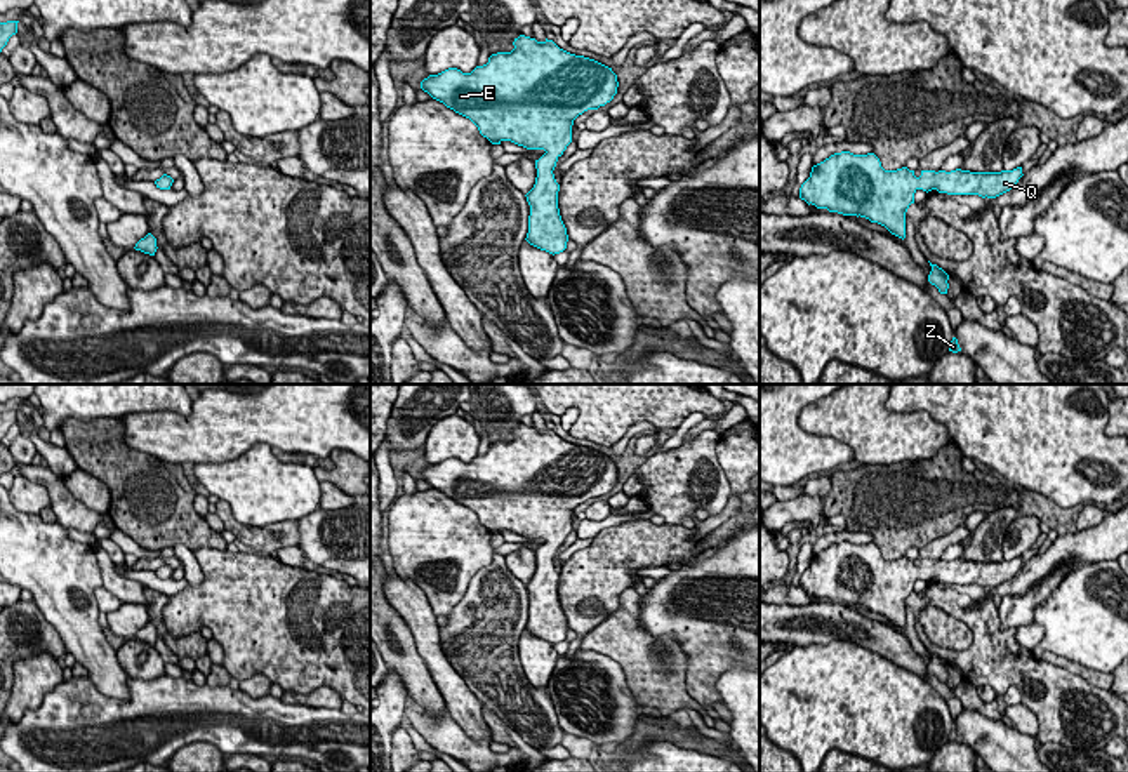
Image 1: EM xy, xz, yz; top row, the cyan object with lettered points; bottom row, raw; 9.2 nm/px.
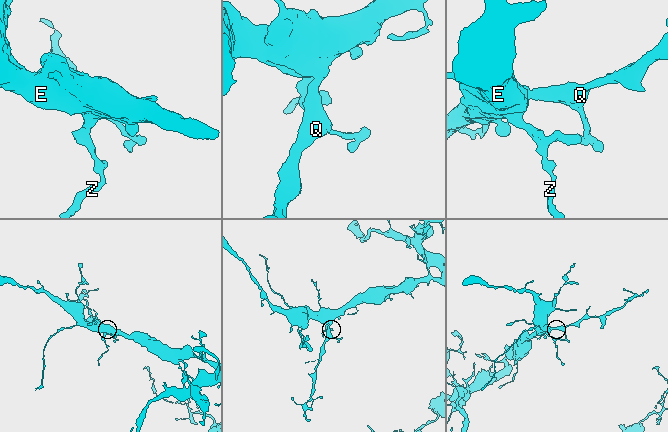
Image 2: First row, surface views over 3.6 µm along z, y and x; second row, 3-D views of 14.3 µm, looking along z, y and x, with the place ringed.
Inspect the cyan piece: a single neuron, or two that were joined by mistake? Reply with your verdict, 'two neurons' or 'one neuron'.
one neuron

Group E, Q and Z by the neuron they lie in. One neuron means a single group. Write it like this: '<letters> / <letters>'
E Q Z

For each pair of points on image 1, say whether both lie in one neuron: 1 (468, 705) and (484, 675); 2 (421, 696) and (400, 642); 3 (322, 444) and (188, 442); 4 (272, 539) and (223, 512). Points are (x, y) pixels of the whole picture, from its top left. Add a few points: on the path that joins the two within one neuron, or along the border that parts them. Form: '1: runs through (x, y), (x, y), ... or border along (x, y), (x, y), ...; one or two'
1: border along (449, 661), (466, 687), (484, 705); two
2: runs through (418, 682), (412, 668), (402, 656); one
3: runs through (289, 430), (221, 430); one
4: runs through (259, 538), (242, 532), (233, 524); one

